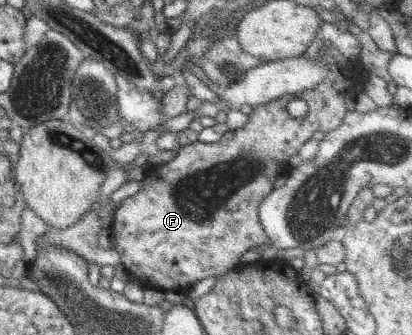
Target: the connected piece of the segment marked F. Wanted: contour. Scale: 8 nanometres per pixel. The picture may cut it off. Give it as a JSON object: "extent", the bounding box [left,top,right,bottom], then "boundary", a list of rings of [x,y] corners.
{"extent":[109,41,364,292],"boundary":[[[324,41],[321,42],[322,54],[320,61],[323,62],[323,66],[325,66],[325,70],[327,70],[325,77],[323,77],[323,81],[293,96],[301,99],[301,101],[305,101],[307,104],[307,114],[305,114],[304,117],[295,118],[289,116],[289,113],[285,110],[287,98],[280,101],[273,100],[260,106],[254,106],[252,111],[246,115],[247,121],[245,121],[245,125],[233,131],[228,129],[227,132],[221,136],[219,141],[215,141],[213,143],[203,143],[196,140],[195,142],[188,143],[187,145],[179,146],[175,156],[170,161],[157,163],[154,166],[152,164],[145,166],[144,176],[142,177],[139,191],[133,193],[133,195],[128,196],[127,198],[124,198],[122,202],[119,202],[115,206],[113,220],[109,226],[110,237],[112,238],[114,244],[113,250],[119,254],[120,264],[123,266],[123,270],[125,270],[126,273],[130,274],[137,282],[145,281],[145,283],[150,283],[155,287],[159,287],[161,291],[166,290],[174,292],[178,291],[178,288],[180,287],[185,287],[185,285],[192,285],[196,281],[206,278],[210,279],[231,270],[239,264],[240,258],[244,252],[266,243],[266,236],[263,234],[261,223],[259,223],[259,219],[257,217],[257,206],[259,206],[259,203],[263,201],[263,197],[269,193],[269,190],[273,188],[273,181],[275,178],[288,171],[287,159],[289,156],[297,153],[299,147],[301,147],[301,145],[305,143],[305,141],[307,141],[311,135],[315,133],[315,131],[325,133],[335,129],[335,127],[341,123],[341,120],[346,112],[344,101],[352,99],[353,94],[359,93],[359,91],[362,91],[363,89],[364,72],[358,68],[355,62],[347,61],[347,59],[343,58],[341,61],[337,62],[335,59],[331,58],[329,56],[330,52],[325,49],[330,46],[333,47],[331,43]]]}

